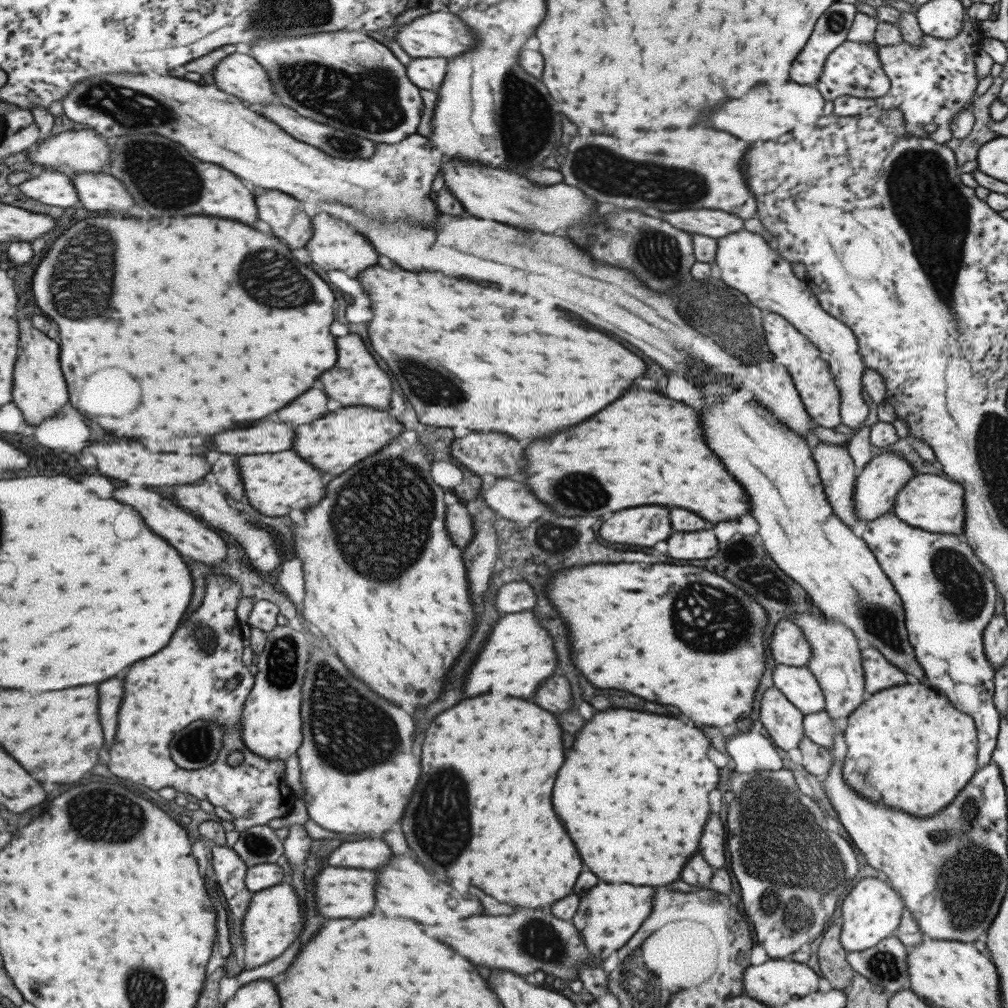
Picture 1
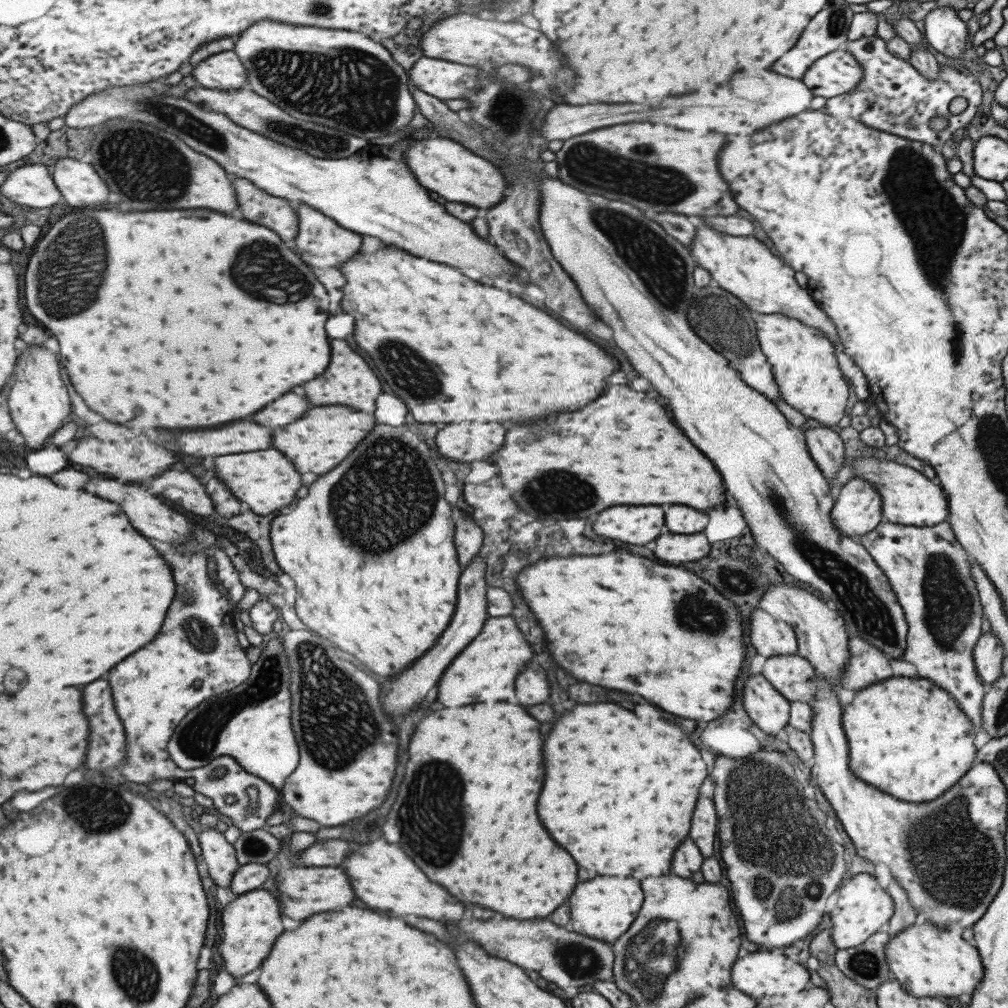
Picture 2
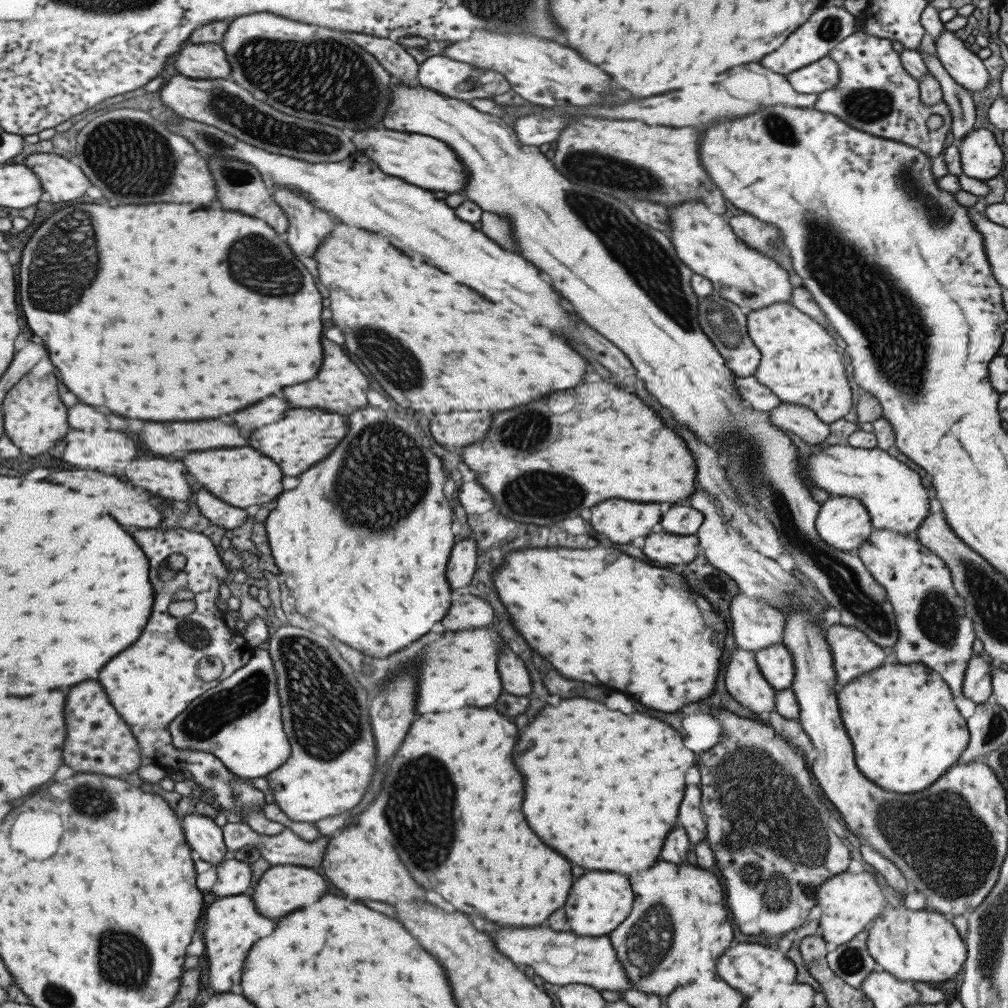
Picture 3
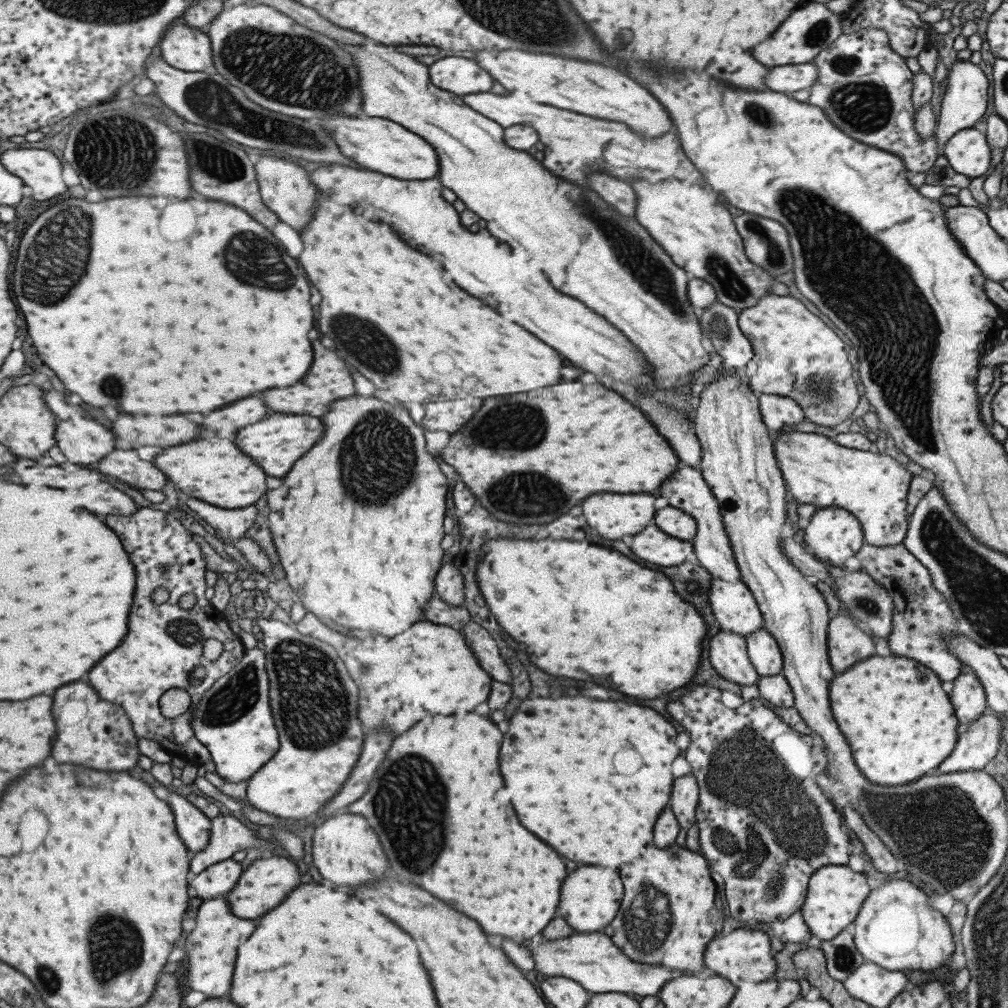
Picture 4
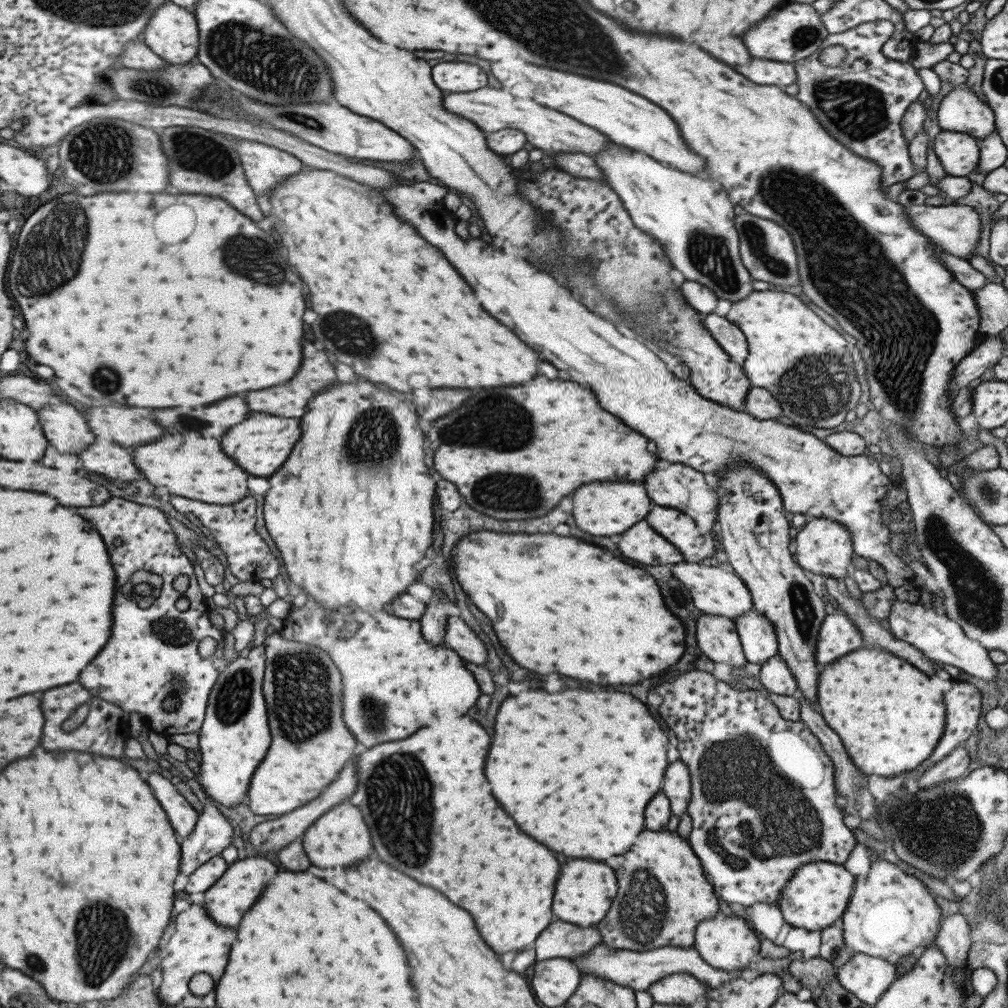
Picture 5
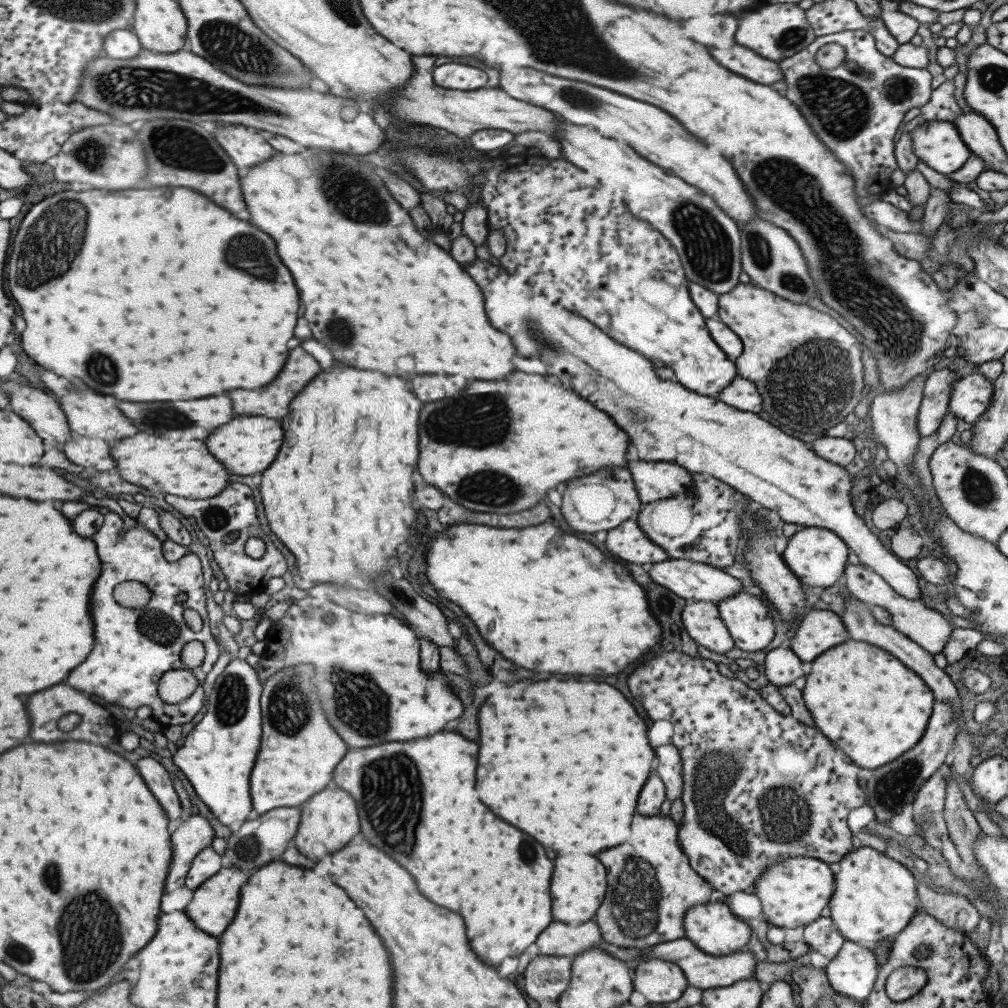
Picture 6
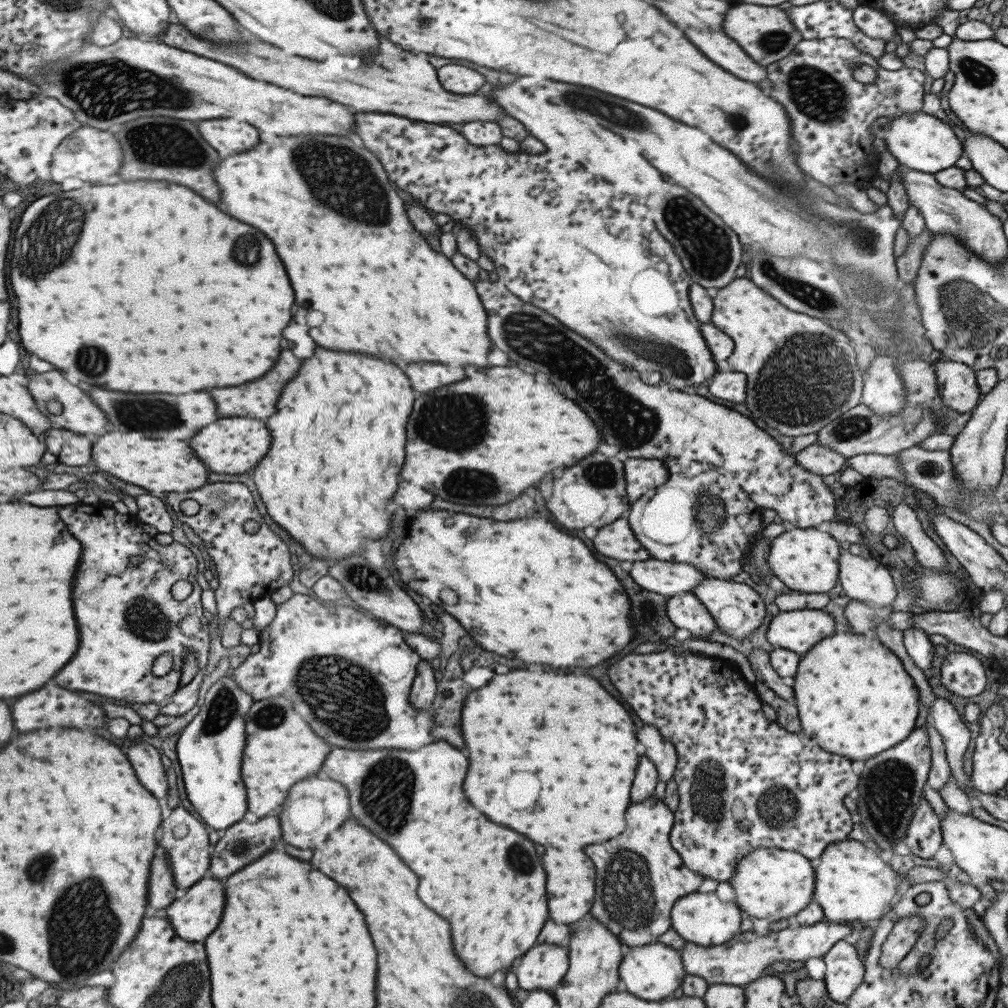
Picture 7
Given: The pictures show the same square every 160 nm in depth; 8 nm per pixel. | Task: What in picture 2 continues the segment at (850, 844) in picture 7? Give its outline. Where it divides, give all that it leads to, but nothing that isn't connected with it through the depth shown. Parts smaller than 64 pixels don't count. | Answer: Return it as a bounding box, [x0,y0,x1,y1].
[884,919,982,1003]

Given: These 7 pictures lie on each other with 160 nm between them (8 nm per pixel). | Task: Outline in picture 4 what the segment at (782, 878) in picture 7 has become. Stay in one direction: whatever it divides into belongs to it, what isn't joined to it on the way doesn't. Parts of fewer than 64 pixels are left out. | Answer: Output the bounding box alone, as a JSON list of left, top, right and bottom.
[798,865,869,941]

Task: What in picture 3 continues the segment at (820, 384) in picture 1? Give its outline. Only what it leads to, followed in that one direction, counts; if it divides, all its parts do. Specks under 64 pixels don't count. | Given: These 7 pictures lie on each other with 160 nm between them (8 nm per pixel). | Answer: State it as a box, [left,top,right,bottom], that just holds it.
[746,302,851,424]

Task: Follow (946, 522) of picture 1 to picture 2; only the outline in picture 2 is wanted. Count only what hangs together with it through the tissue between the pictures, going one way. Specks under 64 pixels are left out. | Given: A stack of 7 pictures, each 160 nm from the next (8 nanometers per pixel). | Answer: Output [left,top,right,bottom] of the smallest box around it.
[848,457,949,527]

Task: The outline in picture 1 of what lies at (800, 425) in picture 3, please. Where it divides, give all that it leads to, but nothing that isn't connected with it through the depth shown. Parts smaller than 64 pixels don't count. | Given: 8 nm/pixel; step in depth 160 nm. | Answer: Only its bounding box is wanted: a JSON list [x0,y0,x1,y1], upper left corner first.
[811,441,859,527]

